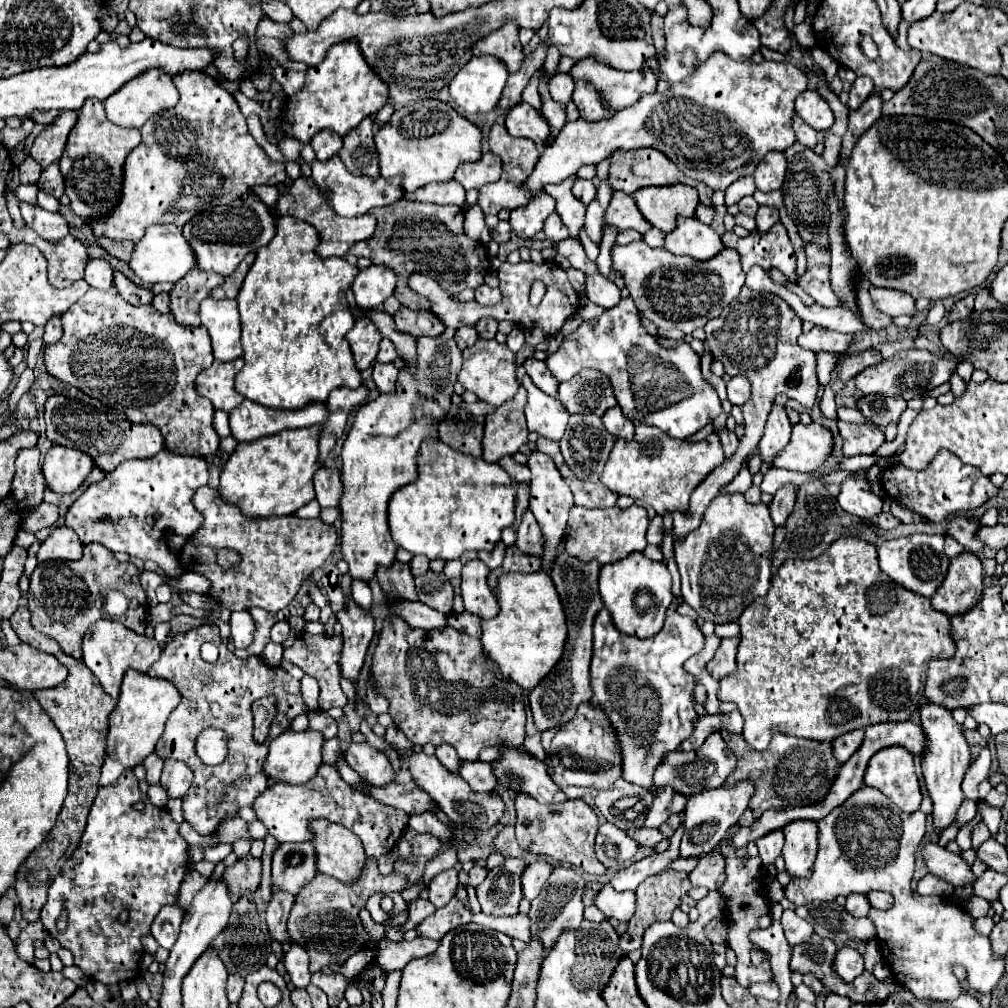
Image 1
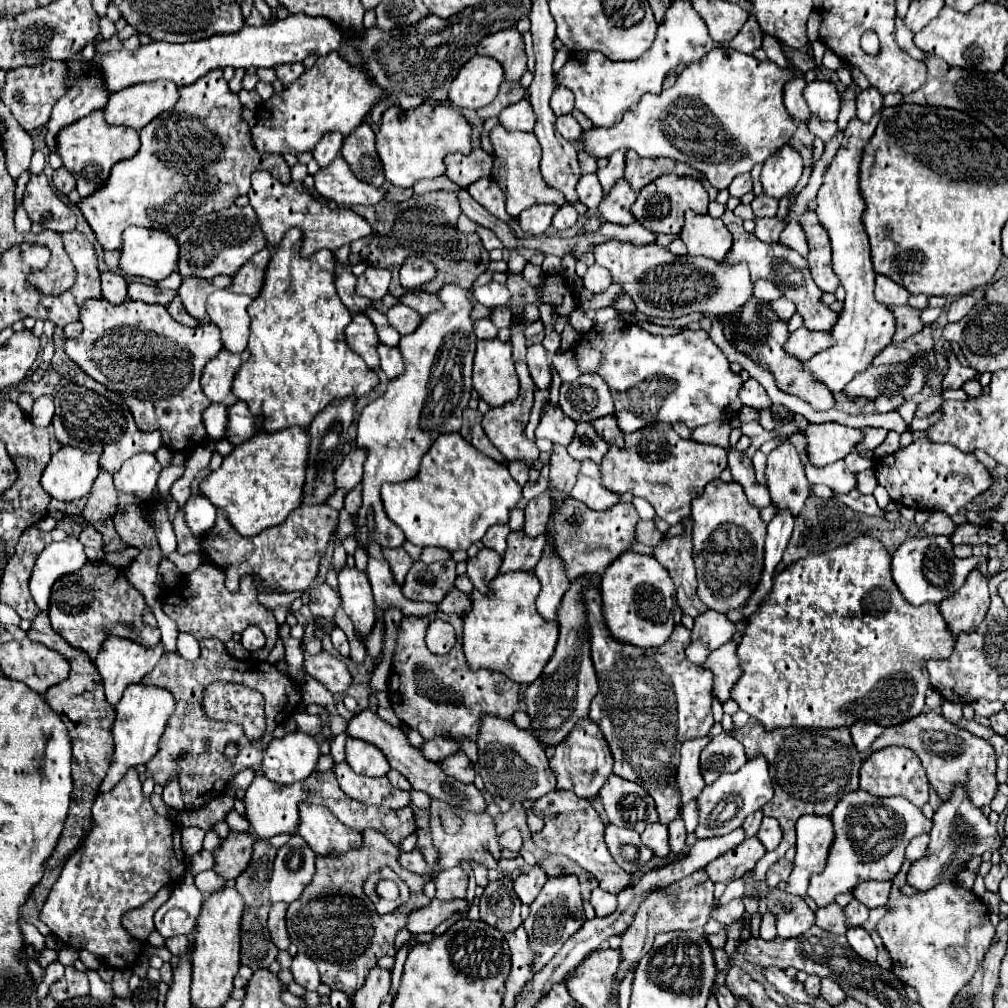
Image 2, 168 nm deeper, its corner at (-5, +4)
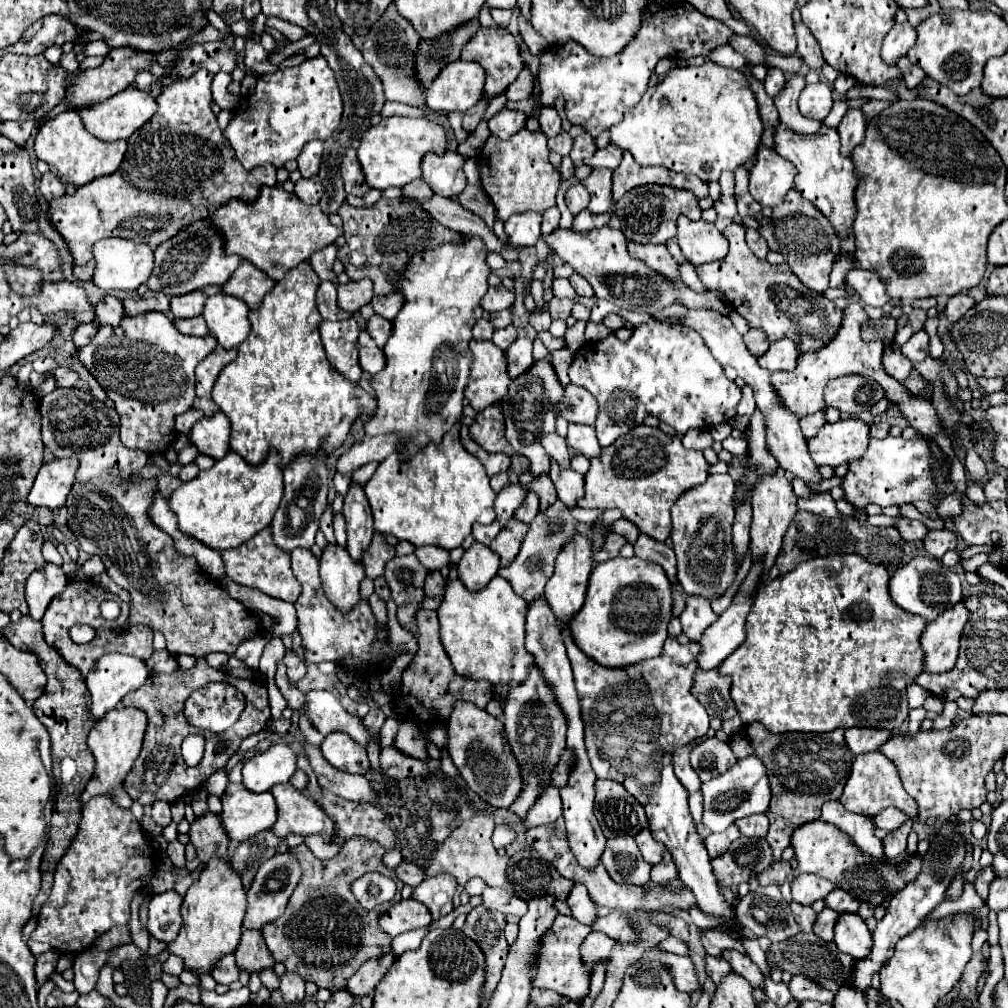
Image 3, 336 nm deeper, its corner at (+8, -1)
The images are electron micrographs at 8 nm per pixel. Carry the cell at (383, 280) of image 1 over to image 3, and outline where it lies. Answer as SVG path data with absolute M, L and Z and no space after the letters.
M360 279L360 281L350 281L346 285L338 285L338 307L348 313L356 313L362 305L370 303L374 297L372 293L372 281L370 279Z

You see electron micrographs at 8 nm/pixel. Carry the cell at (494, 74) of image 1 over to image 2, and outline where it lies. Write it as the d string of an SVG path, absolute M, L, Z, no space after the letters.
M473 56L451 82L449 100L453 106L479 110L493 102L503 82L503 66L491 56Z

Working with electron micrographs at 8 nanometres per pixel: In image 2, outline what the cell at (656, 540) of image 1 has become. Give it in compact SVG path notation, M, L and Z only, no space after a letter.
M641 520L639 522L639 534L637 534L639 542L643 544L649 544L649 546L657 546L663 538L663 534L657 530L655 522L653 520Z

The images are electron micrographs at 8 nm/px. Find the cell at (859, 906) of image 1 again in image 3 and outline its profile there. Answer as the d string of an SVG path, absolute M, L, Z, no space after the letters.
M824 907L820 913L818 913L818 919L816 919L816 927L814 927L814 933L824 939L824 941L830 941L832 935L834 935L834 923L838 919L838 913Z

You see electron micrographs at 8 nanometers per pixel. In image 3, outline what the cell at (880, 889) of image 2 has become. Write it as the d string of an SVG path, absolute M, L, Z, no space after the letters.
M832 889L830 895L824 899L826 907L830 907L836 913L844 913L844 911L858 911L860 901L856 901L852 895L848 895L842 889Z

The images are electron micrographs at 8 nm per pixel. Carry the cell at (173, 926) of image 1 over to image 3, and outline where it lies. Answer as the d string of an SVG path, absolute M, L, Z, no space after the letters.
M176 891L154 895L148 905L147 927L151 936L162 943L172 943L180 931L182 897Z

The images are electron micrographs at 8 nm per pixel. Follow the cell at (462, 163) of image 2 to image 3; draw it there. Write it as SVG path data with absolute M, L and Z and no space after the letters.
M446 151L444 155L426 153L422 159L422 179L430 189L442 197L454 197L464 191L464 157L456 151Z

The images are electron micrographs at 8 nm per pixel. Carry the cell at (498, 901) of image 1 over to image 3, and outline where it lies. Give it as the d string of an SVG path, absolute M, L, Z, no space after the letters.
M478 909L476 915L468 913L468 919L464 923L464 933L478 943L478 947L484 951L486 957L486 981L482 997L490 999L494 989L500 983L500 973L504 969L504 959L508 957L510 945L504 937L504 915L490 915L486 909Z

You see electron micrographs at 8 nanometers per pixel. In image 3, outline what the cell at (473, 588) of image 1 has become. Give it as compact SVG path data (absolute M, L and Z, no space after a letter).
M476 541L462 555L458 563L458 577L470 591L480 591L496 575L498 569L500 569L498 555L490 547Z

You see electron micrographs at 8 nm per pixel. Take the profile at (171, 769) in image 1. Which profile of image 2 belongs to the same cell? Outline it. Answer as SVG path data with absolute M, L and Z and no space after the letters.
M177 780L167 782L167 786L163 788L163 800L167 806L181 810L183 808L183 800L181 800L181 784Z

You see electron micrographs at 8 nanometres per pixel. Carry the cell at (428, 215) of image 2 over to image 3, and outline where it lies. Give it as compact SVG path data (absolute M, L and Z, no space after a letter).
M380 199L378 203L364 209L344 203L338 213L342 217L346 237L346 243L338 249L338 259L352 281L364 277L372 279L376 295L388 295L394 291L394 287L386 281L386 275L396 275L398 271L402 273L412 253L460 239L460 233L436 223L436 219L428 217L428 213L416 203L402 199Z

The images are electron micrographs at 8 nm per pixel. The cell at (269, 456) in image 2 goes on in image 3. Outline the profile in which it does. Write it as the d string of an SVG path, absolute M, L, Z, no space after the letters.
M270 451L268 459L260 465L248 465L240 455L236 453L226 453L226 457L218 459L214 463L212 469L208 471L200 471L192 481L182 483L172 497L168 499L170 509L176 513L178 517L178 531L198 539L200 543L204 543L206 547L214 549L214 551L226 551L226 549L234 549L240 547L242 543L246 543L250 537L254 537L258 531L266 529L276 513L276 507L280 505L282 499L282 469L280 469L280 455L276 451Z

